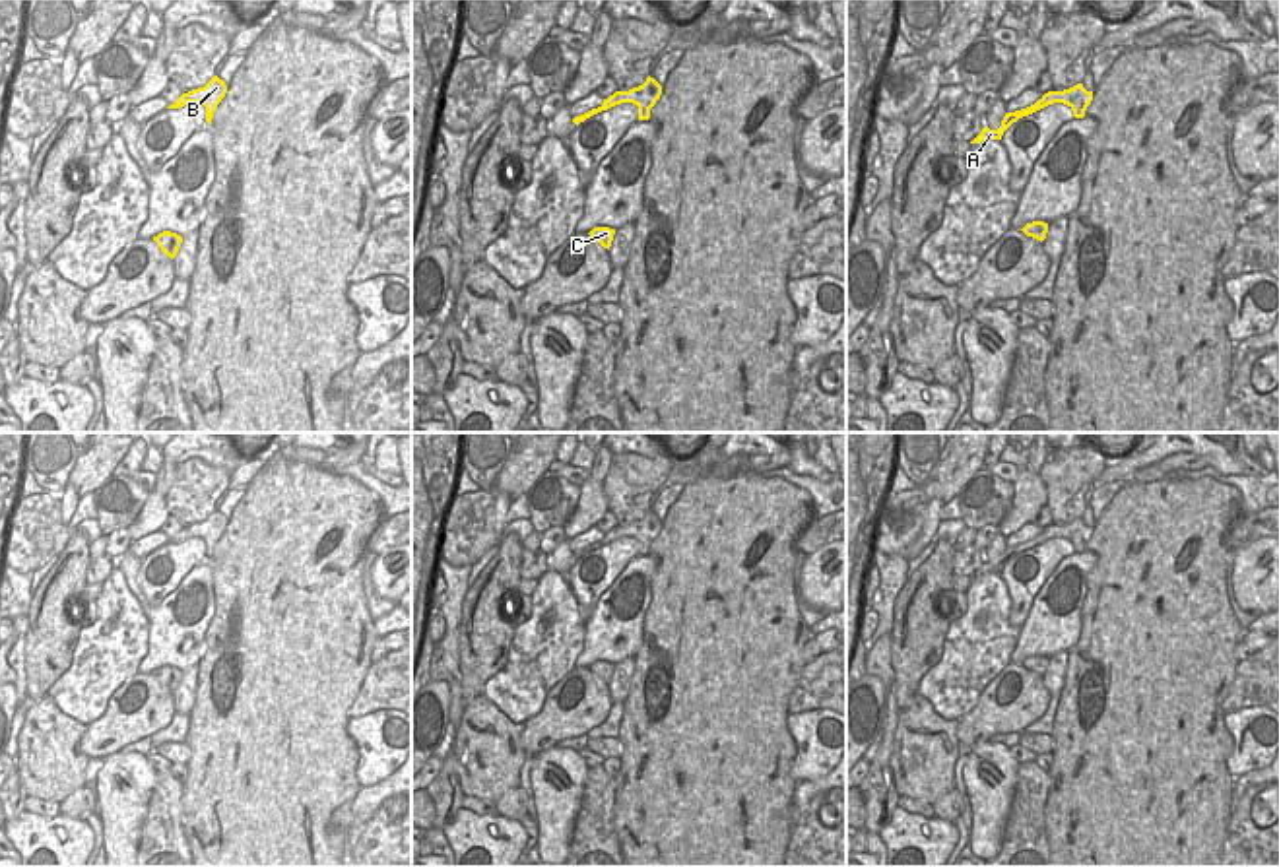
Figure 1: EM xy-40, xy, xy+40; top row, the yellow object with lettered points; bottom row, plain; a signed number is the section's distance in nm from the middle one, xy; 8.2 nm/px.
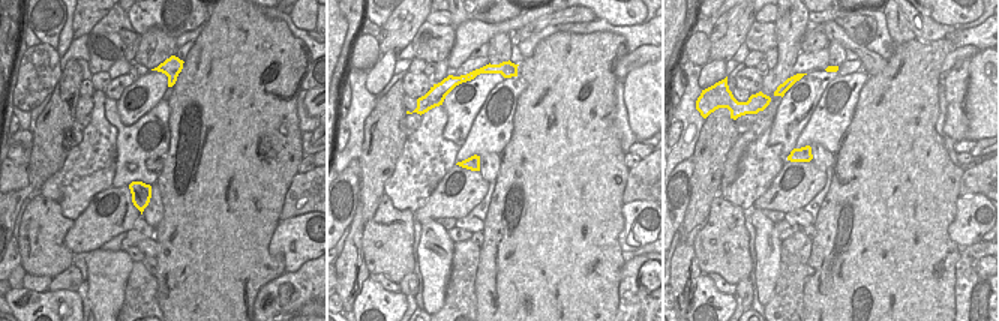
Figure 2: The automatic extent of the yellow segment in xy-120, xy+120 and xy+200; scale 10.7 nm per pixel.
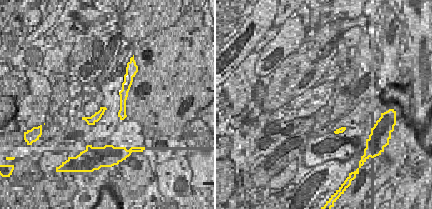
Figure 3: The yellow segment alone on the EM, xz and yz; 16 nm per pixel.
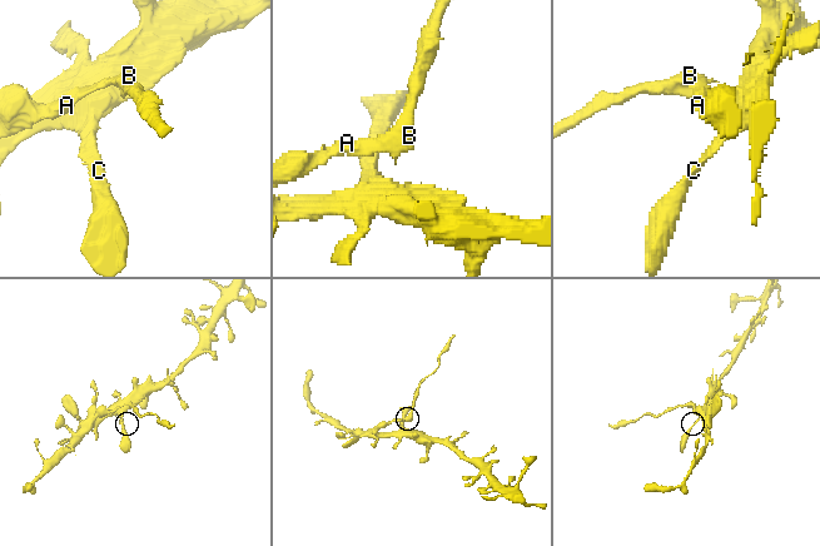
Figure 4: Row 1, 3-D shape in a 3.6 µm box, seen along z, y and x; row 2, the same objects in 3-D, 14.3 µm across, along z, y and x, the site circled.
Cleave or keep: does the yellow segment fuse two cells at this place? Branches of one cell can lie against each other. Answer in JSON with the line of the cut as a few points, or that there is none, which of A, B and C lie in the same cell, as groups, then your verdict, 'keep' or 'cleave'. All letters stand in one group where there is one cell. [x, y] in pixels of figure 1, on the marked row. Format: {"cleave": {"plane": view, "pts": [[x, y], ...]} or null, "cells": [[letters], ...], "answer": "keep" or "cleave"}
{"cleave": {"plane": "xy+40", "pts": [[1033, 105], [1037, 109]]}, "cells": [["A", "C"], ["B"]], "answer": "cleave"}

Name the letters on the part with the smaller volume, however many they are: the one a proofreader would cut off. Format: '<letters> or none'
B

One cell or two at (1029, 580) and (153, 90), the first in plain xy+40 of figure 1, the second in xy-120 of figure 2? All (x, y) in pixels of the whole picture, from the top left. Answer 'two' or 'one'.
one

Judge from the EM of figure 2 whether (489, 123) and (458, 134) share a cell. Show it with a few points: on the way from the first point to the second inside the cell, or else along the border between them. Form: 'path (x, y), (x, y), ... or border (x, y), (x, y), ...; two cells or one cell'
border (486, 98), (461, 147); two cells

